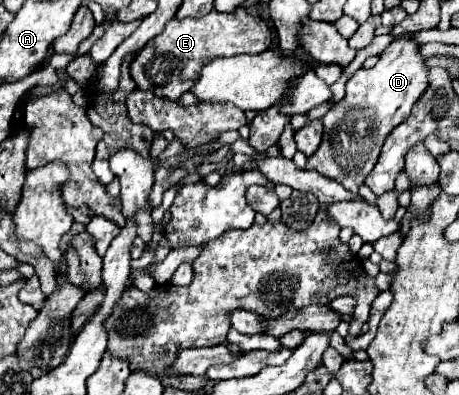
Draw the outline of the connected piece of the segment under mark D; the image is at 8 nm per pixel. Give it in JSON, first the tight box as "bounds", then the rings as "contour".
{"bounds":[305,39,427,195],"contour":[[[411,39],[393,41],[373,69],[361,67],[349,81],[345,97],[321,119],[325,125],[323,141],[315,155],[307,159],[305,169],[317,171],[327,179],[339,181],[347,191],[359,195],[359,187],[377,163],[385,137],[409,117],[411,107],[427,89],[425,59],[417,55],[417,43]]]}

